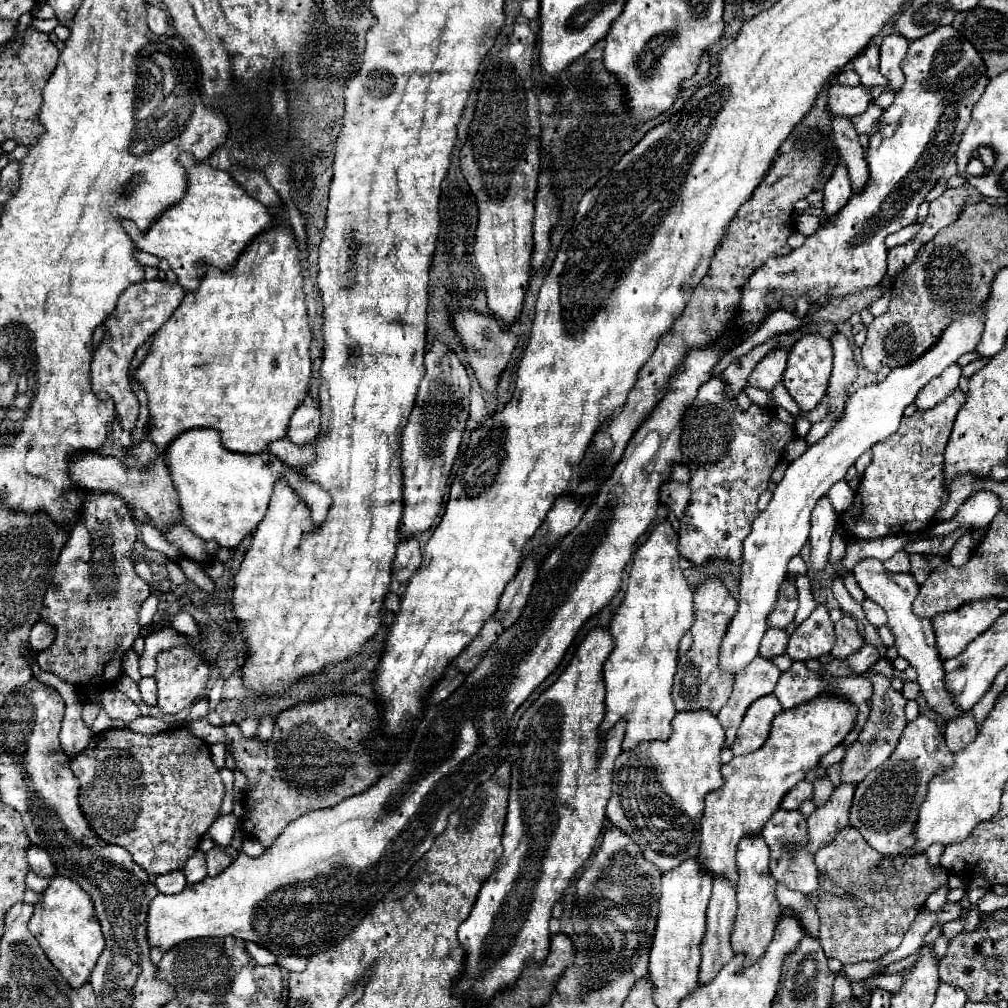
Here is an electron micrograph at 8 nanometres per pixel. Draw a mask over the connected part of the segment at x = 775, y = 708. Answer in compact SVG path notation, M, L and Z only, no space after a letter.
M773 693L769 697L761 697L761 701L755 701L741 721L741 729L737 731L737 739L731 747L733 755L747 755L759 749L771 731L775 713L779 713L781 709L783 707Z

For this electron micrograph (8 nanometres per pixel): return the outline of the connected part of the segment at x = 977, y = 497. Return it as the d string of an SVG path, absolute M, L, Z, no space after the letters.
M975 491L961 505L959 513L950 521L937 522L929 530L929 537L946 536L961 526L985 529L1001 507L1001 499L993 491Z

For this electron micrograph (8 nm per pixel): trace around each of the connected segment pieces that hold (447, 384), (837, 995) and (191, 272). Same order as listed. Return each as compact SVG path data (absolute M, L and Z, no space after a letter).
M433 339L425 353L425 377L421 381L413 413L401 437L403 461L403 519L401 537L413 537L429 529L441 509L449 485L449 473L459 451L461 435L469 417L469 375L461 359L441 339Z
M837 973L837 979L835 979L835 985L833 985L833 1005L837 1001L845 1001L845 997L853 997L853 991L851 991L851 985L845 977L845 973Z
M181 153L177 163L187 173L187 191L179 203L165 209L147 231L139 231L133 221L121 221L133 243L159 259L165 259L177 273L179 285L185 291L193 291L199 285L201 269L195 265L201 259L213 267L227 269L235 263L247 243L269 227L271 213L265 205L249 197L235 185L231 175L221 169L213 169L205 161L197 161L191 153Z

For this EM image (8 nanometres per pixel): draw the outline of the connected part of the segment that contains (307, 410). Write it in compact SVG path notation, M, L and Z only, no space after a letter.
M299 405L291 417L291 423L287 429L287 439L297 445L307 445L313 441L313 437L317 437L317 429L319 429L317 407Z

